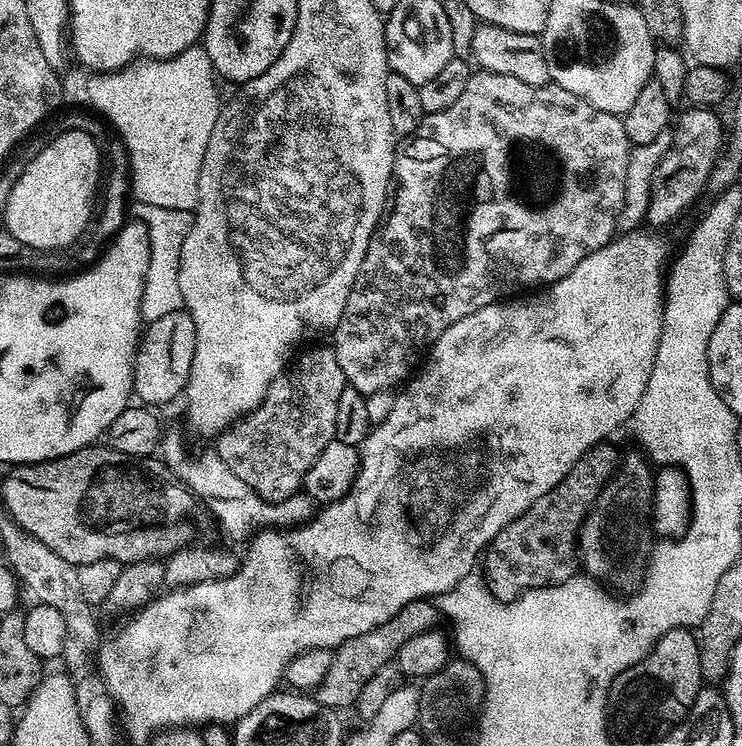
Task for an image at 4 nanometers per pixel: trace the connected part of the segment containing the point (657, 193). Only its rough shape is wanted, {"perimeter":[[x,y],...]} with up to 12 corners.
{"perimeter":[[711,107],[675,117],[646,219],[674,223],[708,188],[726,142]]}

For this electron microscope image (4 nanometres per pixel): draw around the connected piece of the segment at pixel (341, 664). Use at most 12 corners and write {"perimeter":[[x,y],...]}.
{"perimeter":[[431,599],[333,651],[314,699],[351,709],[410,638],[437,627]]}

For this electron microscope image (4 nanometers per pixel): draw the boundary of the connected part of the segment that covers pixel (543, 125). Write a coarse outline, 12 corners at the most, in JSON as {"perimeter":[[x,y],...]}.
{"perimeter":[[473,71],[396,149],[347,387],[618,232],[621,117]]}

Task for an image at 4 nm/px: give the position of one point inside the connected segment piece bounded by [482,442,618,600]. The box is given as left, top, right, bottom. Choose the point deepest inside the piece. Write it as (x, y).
(540, 548)

